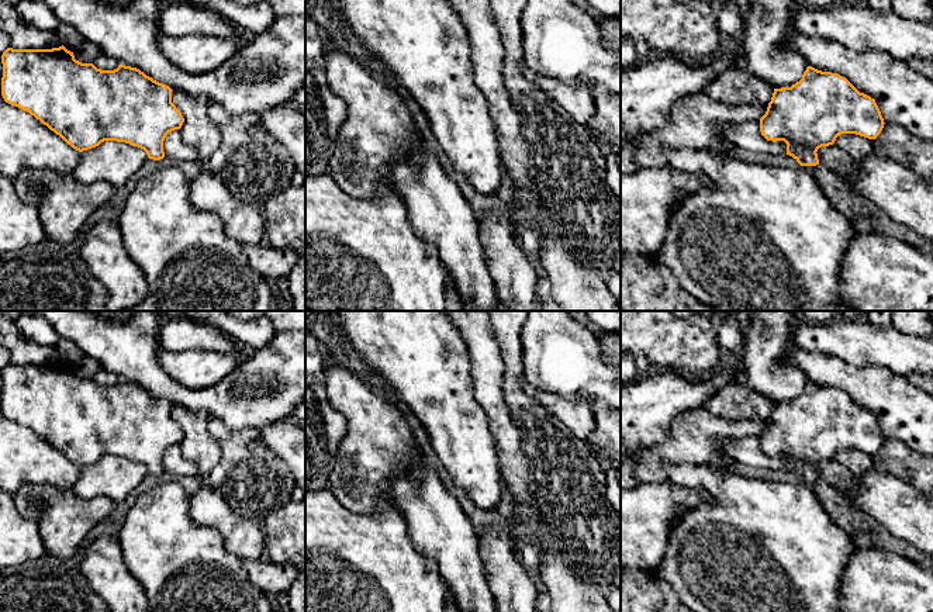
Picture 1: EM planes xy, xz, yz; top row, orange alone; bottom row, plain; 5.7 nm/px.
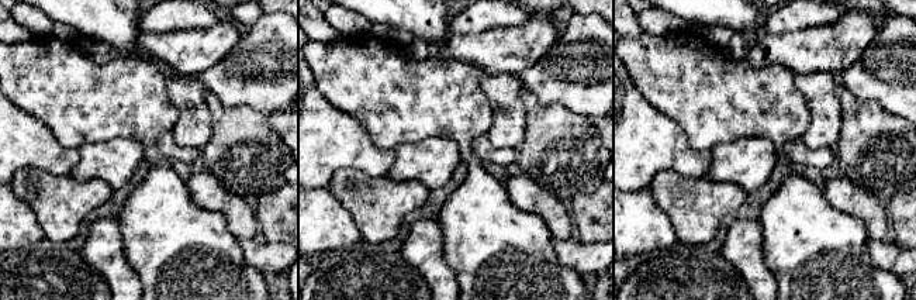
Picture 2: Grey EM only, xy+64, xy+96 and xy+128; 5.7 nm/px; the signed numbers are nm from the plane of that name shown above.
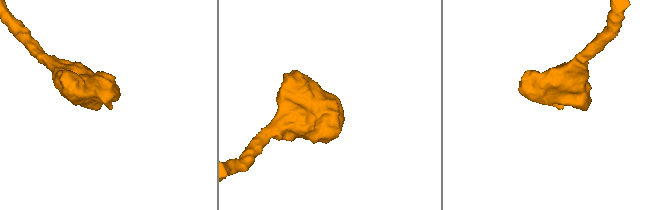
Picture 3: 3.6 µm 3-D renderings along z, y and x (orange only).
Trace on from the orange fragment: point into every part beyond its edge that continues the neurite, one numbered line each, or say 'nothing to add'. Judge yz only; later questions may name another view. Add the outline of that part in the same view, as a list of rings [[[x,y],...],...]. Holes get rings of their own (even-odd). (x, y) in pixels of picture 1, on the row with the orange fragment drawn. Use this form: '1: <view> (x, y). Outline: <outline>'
1: yz (763, 238). Outline: [[[683,148],[666,152],[666,166],[690,174],[705,176],[712,187],[701,187],[697,193],[687,196],[673,212],[668,224],[667,236],[660,246],[659,259],[673,272],[681,287],[697,301],[718,311],[854,311],[839,298],[840,267],[846,250],[857,235],[853,222],[837,211],[827,200],[815,179],[815,166],[798,166],[795,169],[746,163],[728,155],[716,153],[709,149]]]

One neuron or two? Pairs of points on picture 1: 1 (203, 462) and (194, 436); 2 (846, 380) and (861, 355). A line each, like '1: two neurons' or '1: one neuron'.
1: one neuron
2: two neurons

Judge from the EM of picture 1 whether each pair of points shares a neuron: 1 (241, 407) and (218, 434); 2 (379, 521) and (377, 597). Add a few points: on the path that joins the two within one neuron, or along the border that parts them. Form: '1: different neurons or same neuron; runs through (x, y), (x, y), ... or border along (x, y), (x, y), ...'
1: different neurons; border along (210, 417), (230, 428), (258, 428)
2: same neuron; runs through (379, 539), (377, 578)

